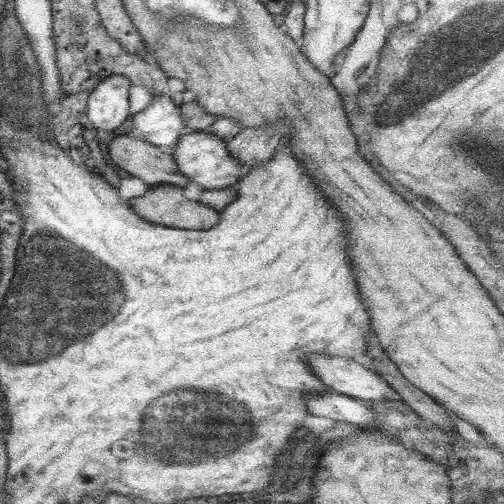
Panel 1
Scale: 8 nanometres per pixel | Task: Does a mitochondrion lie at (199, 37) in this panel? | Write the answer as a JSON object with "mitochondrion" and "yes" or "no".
{"mitochondrion":"yes"}

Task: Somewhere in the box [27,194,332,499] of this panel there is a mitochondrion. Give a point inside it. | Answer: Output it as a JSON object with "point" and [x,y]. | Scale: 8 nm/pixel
{"point":[183,426]}

